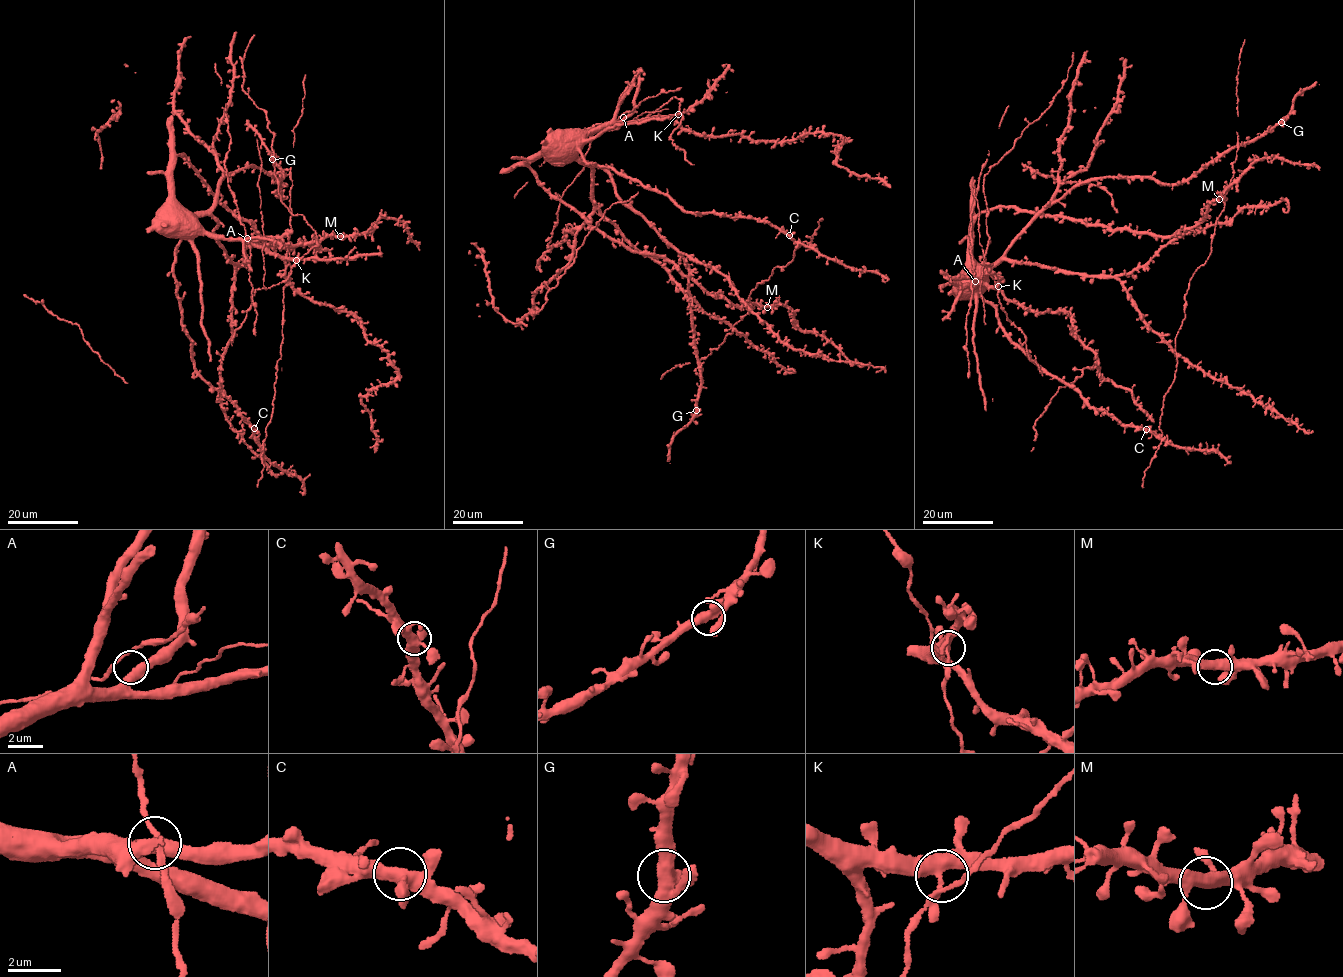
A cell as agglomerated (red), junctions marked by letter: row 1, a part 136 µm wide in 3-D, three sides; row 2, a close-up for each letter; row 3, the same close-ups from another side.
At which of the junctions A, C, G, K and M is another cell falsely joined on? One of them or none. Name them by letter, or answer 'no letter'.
no letter

